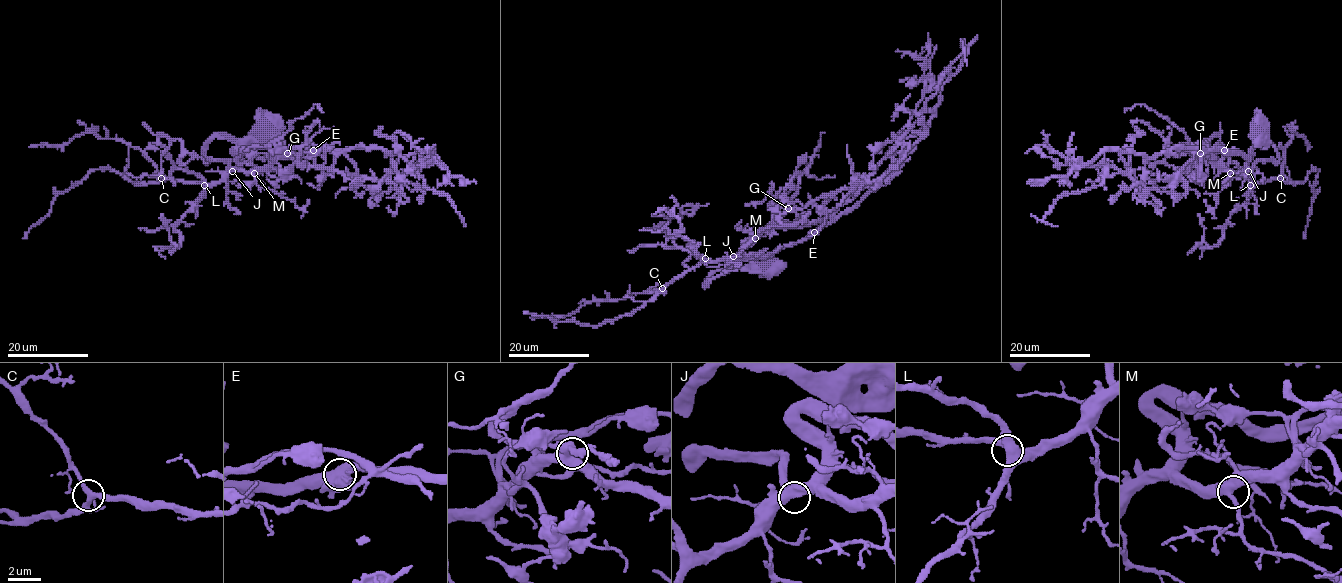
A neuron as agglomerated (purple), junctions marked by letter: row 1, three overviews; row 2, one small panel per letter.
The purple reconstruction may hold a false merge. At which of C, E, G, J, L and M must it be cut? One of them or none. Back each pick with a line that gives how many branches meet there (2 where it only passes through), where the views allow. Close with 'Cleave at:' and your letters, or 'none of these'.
Cleave at: none of these

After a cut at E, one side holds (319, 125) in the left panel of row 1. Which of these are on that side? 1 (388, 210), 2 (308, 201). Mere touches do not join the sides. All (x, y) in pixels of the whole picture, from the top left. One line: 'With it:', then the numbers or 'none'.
With it: 1, 2

